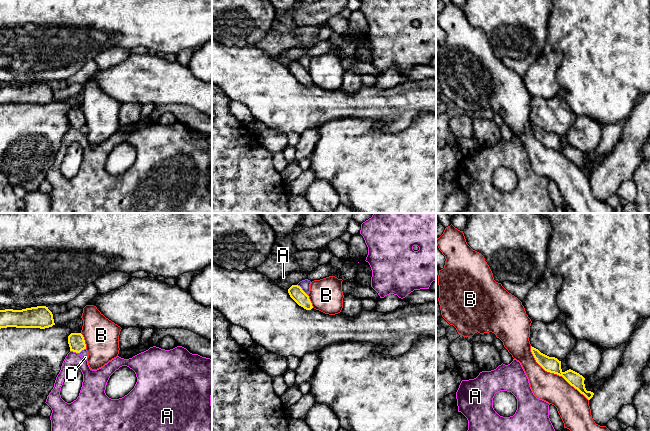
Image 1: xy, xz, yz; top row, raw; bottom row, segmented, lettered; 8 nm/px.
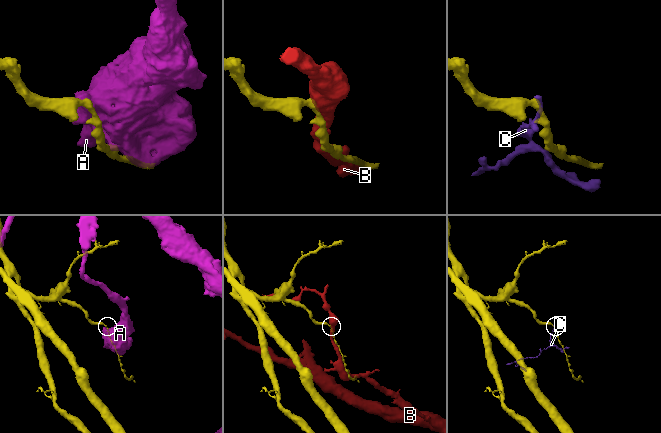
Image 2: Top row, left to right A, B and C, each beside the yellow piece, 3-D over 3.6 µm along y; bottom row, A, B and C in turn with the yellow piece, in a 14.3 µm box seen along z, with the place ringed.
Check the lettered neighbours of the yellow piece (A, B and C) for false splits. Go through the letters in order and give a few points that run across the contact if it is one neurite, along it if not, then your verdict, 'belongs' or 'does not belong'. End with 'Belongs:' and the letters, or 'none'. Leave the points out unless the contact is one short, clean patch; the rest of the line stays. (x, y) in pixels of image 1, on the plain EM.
A: does not belong
B: does not belong
C: does not belong
Belongs: none

